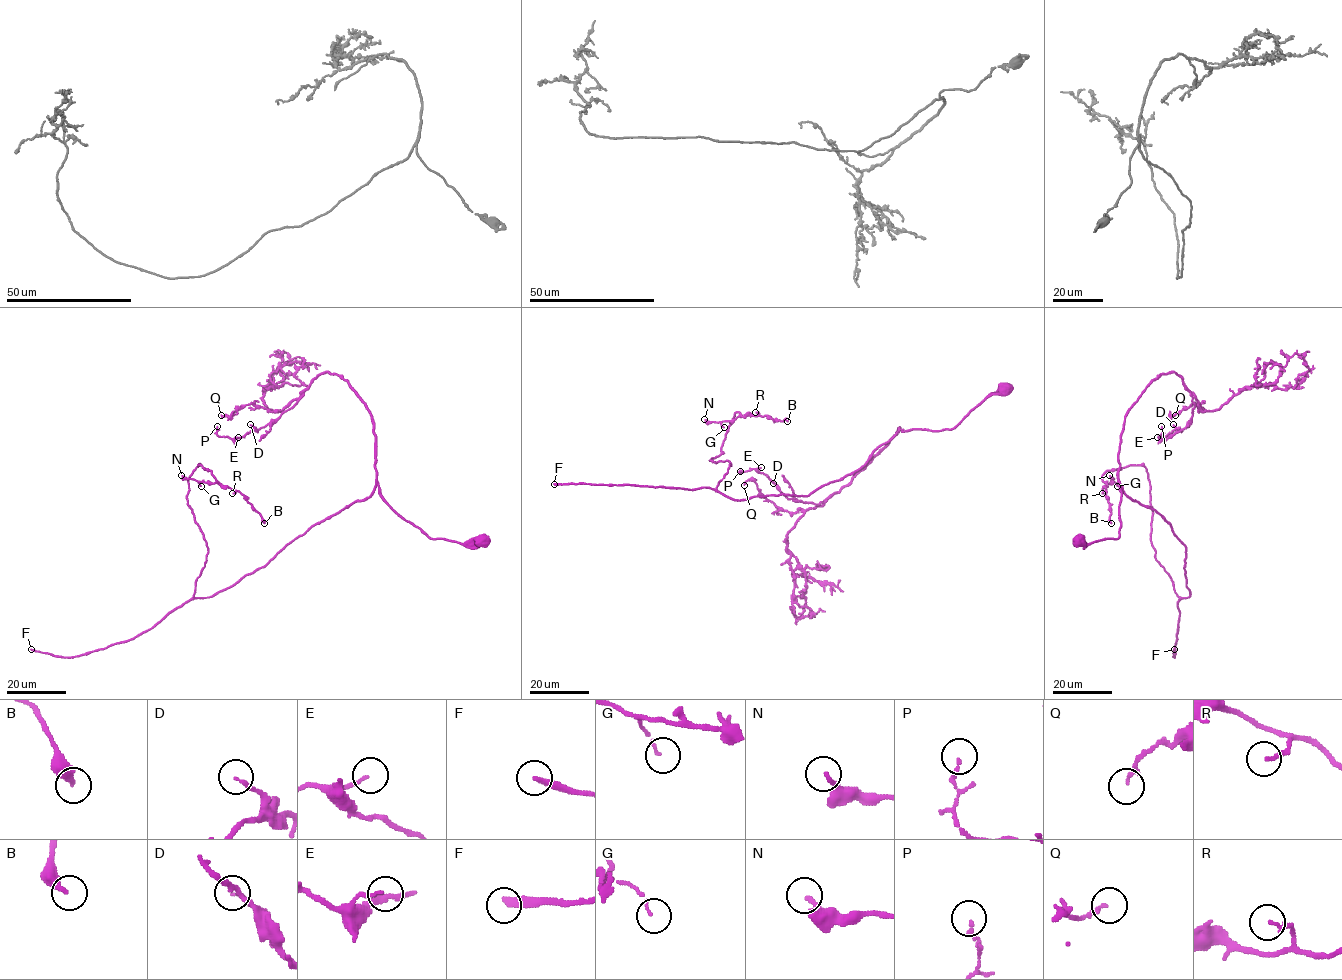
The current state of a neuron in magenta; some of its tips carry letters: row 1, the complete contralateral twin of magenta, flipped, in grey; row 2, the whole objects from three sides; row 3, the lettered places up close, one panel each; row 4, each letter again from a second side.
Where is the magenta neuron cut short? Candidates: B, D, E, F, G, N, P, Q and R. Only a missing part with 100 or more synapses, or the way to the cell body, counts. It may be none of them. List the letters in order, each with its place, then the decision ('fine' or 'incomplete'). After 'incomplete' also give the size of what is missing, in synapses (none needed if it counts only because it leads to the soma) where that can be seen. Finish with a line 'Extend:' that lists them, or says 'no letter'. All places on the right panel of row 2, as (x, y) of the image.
B: at (1111, 523); fine
D: at (1173, 424); fine
E: at (1157, 437); fine
F: at (1174, 649); incomplete; about 130 synapses
G: at (1117, 486); fine
N: at (1109, 475); fine
P: at (1161, 426); fine
Q: at (1175, 415); fine
R: at (1102, 493); fine
Extend: F

